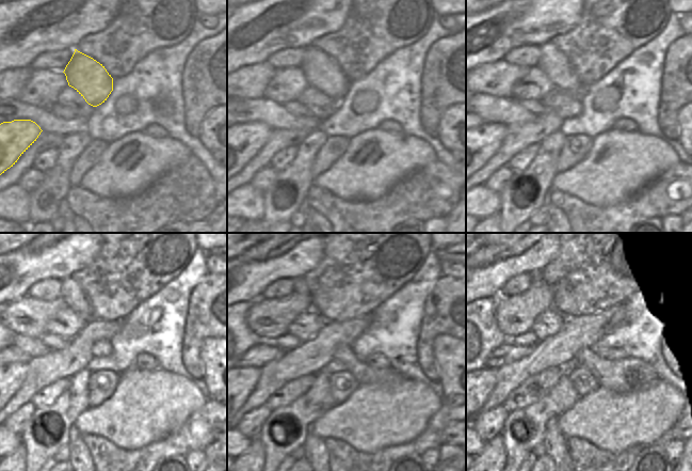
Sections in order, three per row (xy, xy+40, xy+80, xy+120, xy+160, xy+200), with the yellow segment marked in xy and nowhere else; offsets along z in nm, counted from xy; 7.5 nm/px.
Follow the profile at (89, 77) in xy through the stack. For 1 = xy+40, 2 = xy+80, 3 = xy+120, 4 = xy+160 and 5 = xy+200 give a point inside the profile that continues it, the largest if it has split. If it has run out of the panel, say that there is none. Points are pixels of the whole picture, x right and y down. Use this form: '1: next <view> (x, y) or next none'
1: next xy+40 (322, 72)
2: next xy+80 (554, 63)
3: next xy+120 (71, 293)
4: next xy+160 (301, 286)
5: next xy+200 (535, 277)

